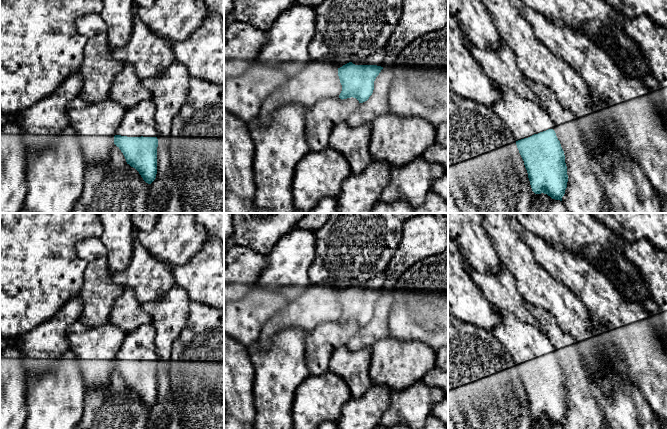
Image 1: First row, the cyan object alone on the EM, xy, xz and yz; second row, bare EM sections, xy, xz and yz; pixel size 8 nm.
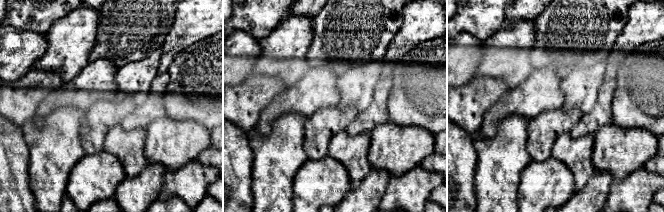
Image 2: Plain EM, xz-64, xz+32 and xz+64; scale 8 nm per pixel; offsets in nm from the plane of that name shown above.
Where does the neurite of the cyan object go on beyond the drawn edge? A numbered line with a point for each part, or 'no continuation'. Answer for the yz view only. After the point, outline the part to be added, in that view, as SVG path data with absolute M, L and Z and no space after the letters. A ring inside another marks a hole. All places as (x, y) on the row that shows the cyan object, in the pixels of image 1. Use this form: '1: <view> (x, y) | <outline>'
1: yz (524, 118) | M495 84L501 99L489 107L512 132L515 141L554 128L555 124L550 116L536 103L504 86Z

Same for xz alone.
1: xz (377, 58) | M382 48L376 53L368 55L361 60L354 60L352 63L355 65L377 65L383 67L385 54L385 48Z

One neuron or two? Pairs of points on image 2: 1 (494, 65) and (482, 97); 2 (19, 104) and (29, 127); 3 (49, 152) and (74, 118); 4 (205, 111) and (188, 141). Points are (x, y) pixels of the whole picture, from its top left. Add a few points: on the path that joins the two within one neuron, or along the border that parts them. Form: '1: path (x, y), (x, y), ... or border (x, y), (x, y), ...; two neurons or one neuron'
1: border (477, 74), (502, 79), (510, 88); two neurons
2: border (32, 118), (20, 126); two neurons
3: path (55, 144), (60, 132), (66, 126); one neuron
4: border (177, 119), (193, 119), (210, 130); two neurons

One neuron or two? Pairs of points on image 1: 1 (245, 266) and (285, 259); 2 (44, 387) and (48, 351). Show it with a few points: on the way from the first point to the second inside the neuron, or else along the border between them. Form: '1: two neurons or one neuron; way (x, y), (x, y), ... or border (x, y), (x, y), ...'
1: two neurons; border (267, 255), (267, 266), (255, 283)
2: two neurons; border (68, 349), (58, 359)

